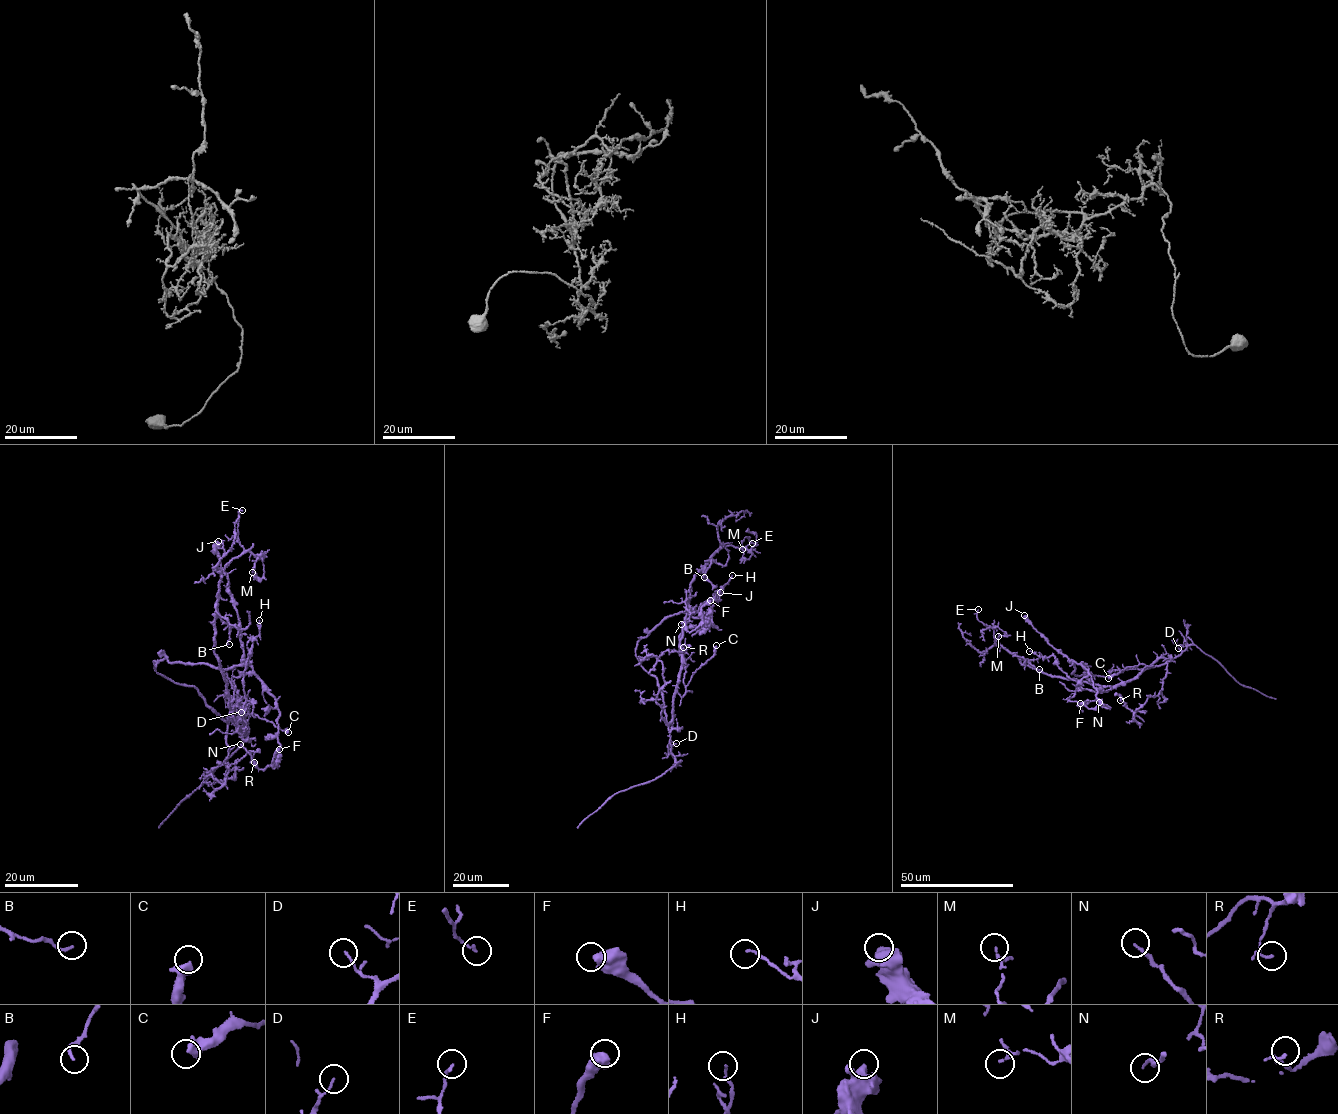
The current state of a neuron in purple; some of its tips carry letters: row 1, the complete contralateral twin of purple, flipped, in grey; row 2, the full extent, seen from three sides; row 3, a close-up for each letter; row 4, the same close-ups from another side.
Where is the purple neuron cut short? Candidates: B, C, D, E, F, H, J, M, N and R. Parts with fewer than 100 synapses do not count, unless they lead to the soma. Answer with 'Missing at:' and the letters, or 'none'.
Missing at: none

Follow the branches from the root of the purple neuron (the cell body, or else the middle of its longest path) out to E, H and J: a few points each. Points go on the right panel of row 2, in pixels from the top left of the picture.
E: (1163, 664), (1159, 658), (1111, 686), (1051, 677), (1005, 649), (978, 620), (978, 609)
H: (1163, 664), (1166, 660), (1159, 658), (1134, 678), (1096, 692), (1069, 678), (1054, 656), (1029, 651)
J: (1163, 664), (1140, 670), (1126, 667), (1107, 676), (1076, 675), (1072, 673), (1073, 662), (1024, 615)

